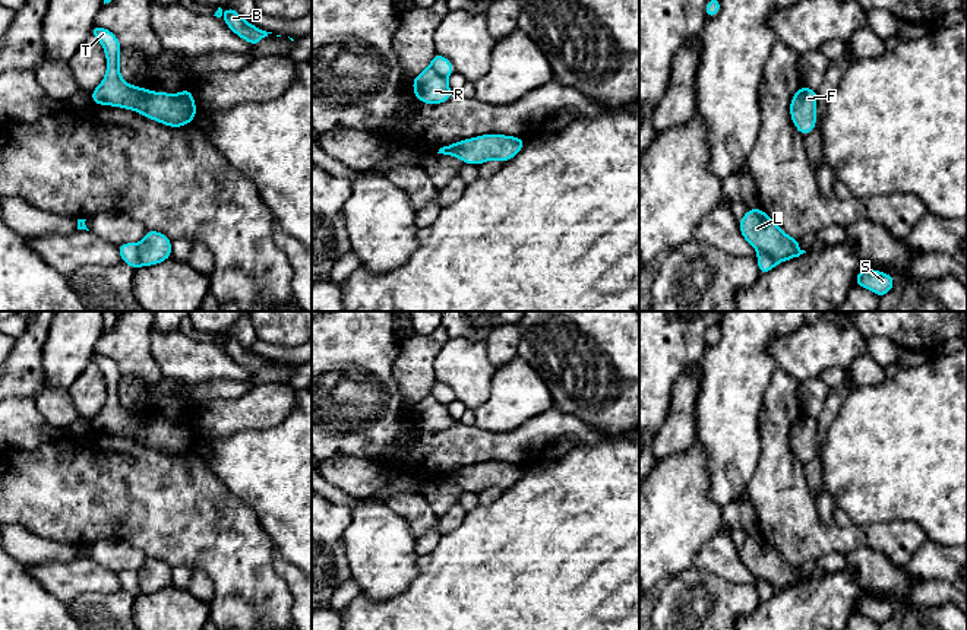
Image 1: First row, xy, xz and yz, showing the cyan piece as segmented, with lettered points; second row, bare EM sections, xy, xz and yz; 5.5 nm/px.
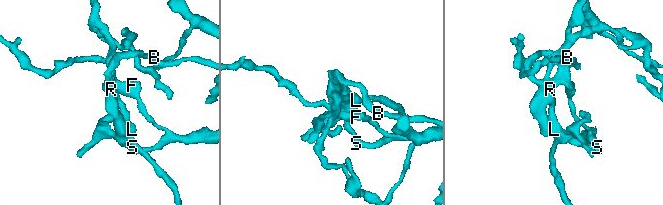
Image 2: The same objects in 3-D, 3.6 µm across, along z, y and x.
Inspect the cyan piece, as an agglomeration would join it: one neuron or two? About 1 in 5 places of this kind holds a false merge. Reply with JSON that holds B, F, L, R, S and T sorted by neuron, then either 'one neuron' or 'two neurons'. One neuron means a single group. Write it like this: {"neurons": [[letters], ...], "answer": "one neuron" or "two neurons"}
{"neurons": [["B", "F", "L", "R", "S", "T"]], "answer": "one neuron"}

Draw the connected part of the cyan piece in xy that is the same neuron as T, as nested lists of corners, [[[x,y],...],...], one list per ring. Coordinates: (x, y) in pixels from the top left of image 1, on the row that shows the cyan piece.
[[[95,23],[91,37],[102,44],[107,57],[104,80],[91,92],[92,104],[133,110],[148,120],[159,121],[173,129],[193,121],[199,111],[190,86],[180,94],[167,94],[129,85],[120,76],[118,58],[123,47],[116,34]]]

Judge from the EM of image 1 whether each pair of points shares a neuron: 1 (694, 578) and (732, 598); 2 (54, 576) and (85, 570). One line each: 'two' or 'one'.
1: one
2: one

